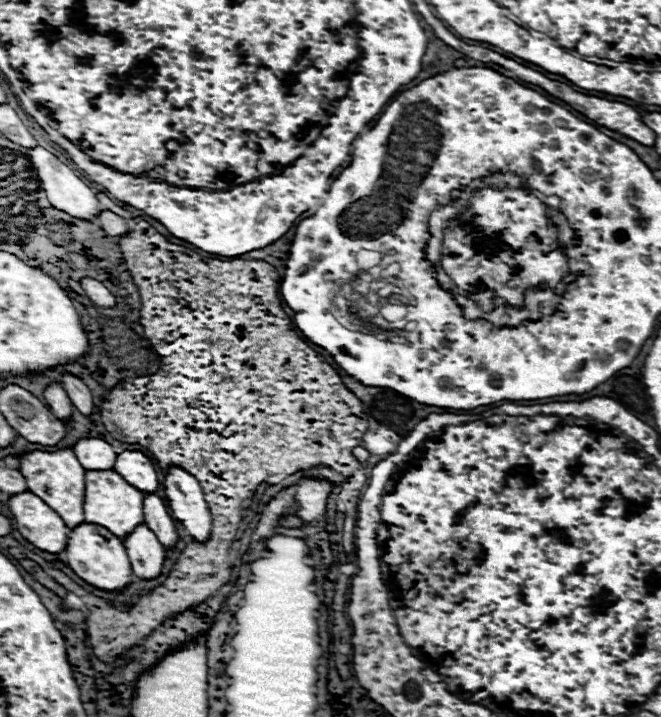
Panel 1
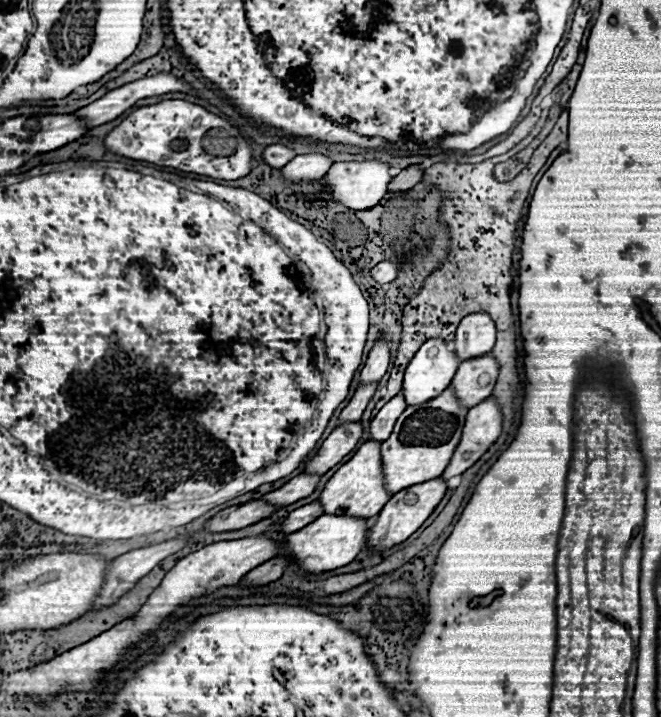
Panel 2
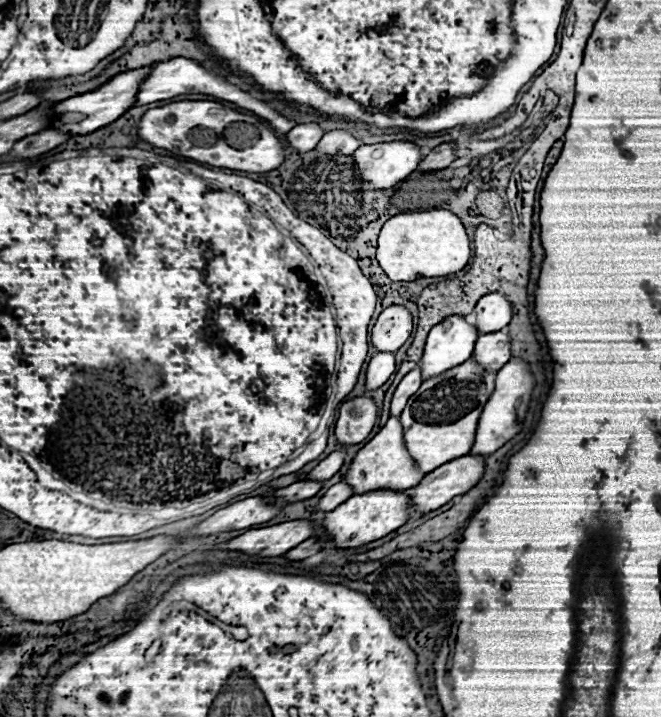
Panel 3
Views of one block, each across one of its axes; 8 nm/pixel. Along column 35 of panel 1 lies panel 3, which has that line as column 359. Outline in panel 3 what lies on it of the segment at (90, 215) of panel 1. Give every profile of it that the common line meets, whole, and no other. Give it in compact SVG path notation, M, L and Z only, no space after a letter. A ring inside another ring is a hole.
M394 140L360 146L352 158L362 178L372 188L390 188L406 180L424 158L424 150L414 142Z

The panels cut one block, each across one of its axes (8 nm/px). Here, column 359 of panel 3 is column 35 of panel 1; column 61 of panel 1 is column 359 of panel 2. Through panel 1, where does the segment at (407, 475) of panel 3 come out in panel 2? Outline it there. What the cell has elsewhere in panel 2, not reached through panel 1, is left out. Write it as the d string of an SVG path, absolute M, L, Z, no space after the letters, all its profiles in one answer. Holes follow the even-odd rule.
M368 440L364 442L358 452L326 482L326 488L320 494L320 502L326 506L328 514L354 514L358 518L376 516L382 506L392 498L384 486L384 470L382 470L382 456L380 456L380 442Z

